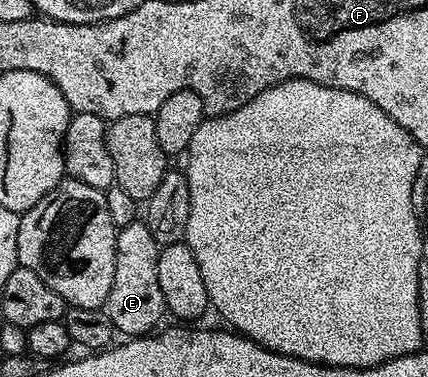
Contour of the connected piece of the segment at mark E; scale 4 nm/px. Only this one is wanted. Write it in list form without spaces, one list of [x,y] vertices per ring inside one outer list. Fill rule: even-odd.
[[[140,219],[129,225],[119,226],[116,234],[116,262],[114,283],[110,287],[107,310],[117,334],[125,338],[142,337],[151,334],[163,317],[166,317],[162,287],[158,287],[158,255],[161,246],[150,235],[150,227]]]

